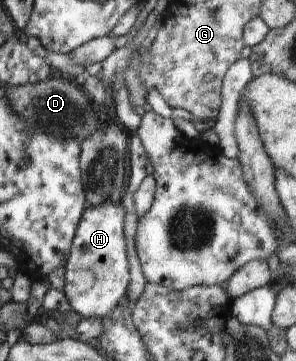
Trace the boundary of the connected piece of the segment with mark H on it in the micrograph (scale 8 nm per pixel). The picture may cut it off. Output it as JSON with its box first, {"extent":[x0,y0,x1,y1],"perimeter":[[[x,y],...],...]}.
{"extent":[63,202,130,321],"perimeter":[[[104,202],[99,206],[85,209],[78,222],[66,262],[63,292],[71,309],[84,318],[98,317],[103,321],[108,314],[111,314],[118,302],[127,295],[130,270],[123,230],[126,212],[121,202]]]}

